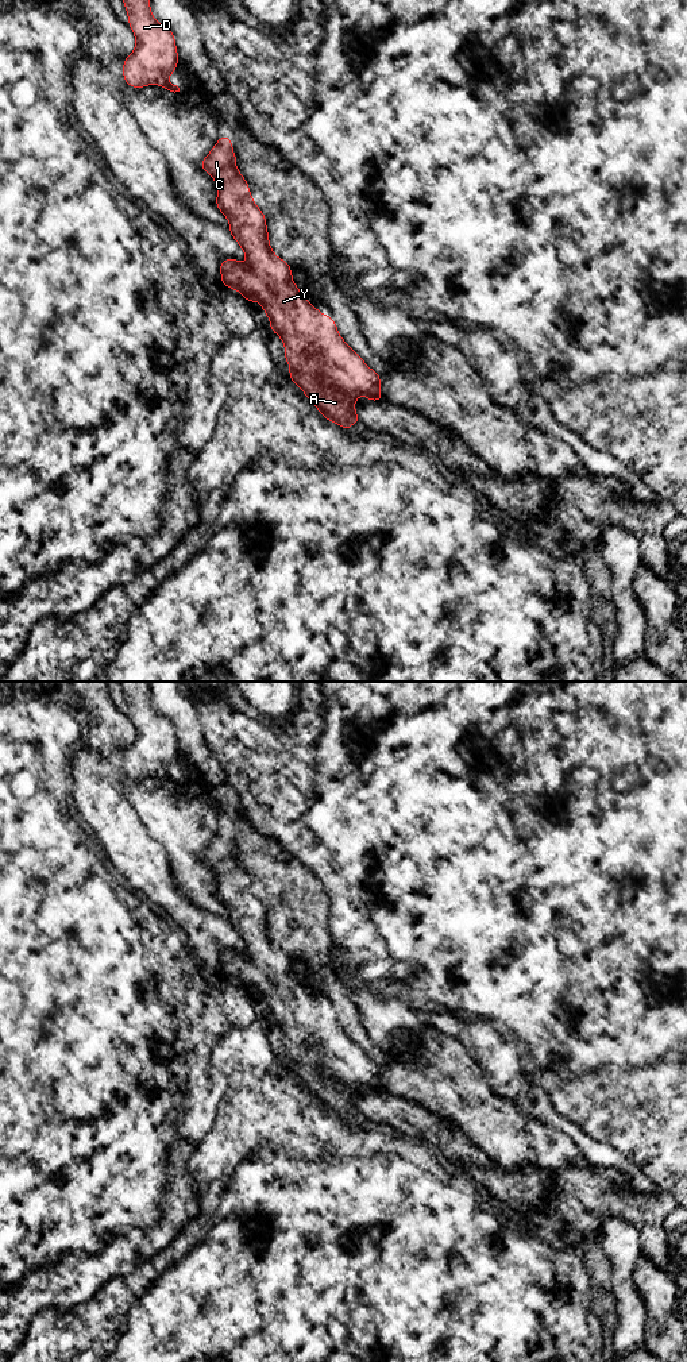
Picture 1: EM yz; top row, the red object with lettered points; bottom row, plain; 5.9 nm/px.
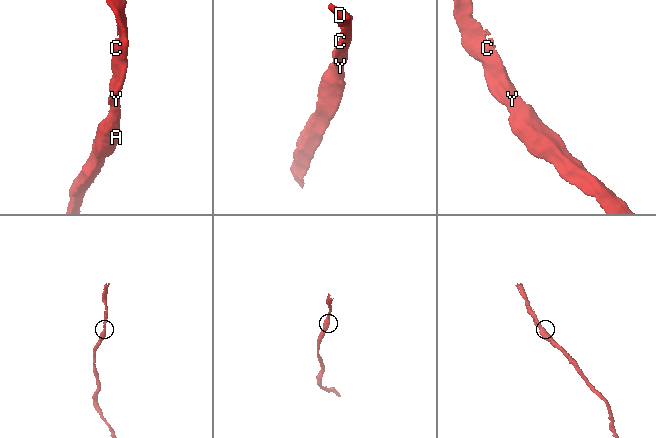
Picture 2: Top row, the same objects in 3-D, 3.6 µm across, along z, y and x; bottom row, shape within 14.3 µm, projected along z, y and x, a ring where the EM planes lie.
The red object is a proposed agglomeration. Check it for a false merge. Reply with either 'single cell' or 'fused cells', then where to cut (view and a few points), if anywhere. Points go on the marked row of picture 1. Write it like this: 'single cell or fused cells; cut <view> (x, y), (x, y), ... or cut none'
single cell; cut none

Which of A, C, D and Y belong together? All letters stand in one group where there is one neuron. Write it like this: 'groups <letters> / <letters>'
groups A C D Y

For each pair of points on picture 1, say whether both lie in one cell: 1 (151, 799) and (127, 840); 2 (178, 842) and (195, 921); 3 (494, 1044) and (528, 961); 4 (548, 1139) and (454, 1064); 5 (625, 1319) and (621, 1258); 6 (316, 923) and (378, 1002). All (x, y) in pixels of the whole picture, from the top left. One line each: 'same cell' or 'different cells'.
1: different cells
2: different cells
3: different cells
4: same cell
5: same cell
6: different cells

